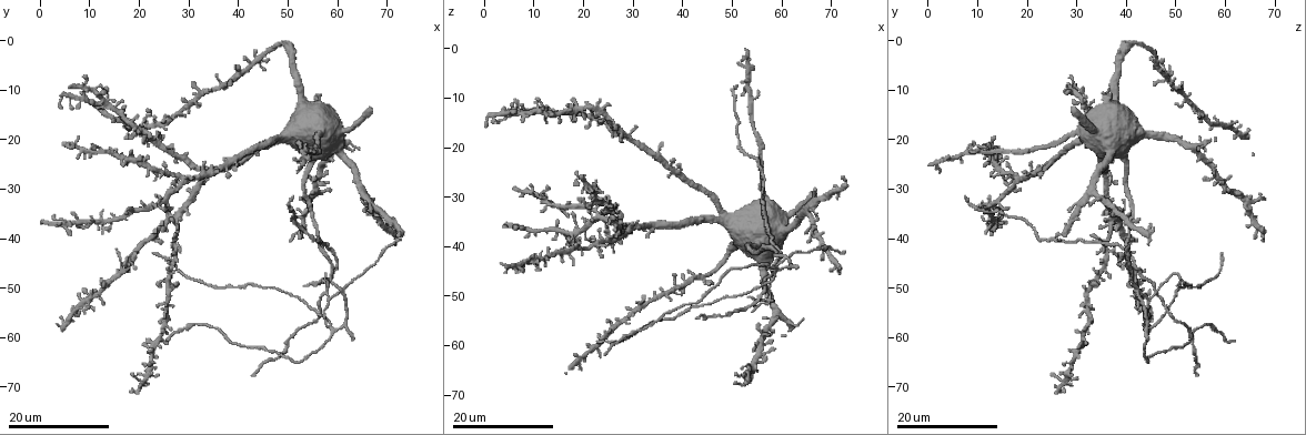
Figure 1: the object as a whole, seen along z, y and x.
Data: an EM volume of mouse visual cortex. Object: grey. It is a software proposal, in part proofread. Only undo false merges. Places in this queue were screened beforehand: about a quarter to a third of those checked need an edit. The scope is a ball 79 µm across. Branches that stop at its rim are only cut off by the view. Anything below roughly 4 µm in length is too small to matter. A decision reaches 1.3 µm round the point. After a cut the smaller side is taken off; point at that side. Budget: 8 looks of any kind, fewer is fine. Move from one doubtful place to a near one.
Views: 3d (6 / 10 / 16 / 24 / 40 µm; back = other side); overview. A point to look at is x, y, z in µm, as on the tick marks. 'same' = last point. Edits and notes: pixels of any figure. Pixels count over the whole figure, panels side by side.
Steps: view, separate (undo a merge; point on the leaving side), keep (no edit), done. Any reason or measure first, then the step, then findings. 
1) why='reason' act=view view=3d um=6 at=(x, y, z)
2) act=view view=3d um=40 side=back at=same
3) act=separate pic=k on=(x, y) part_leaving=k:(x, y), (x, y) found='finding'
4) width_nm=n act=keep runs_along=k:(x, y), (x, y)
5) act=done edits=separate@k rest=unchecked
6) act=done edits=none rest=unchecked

why='three-way junction' act=view view=3d um=24 at=(57.0, 48.5, 51.0)

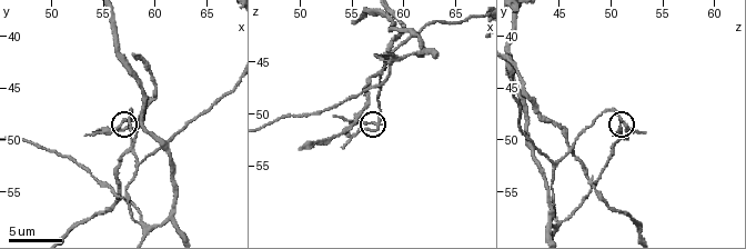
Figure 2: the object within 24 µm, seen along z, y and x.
act=view view=3d um=10 at=same

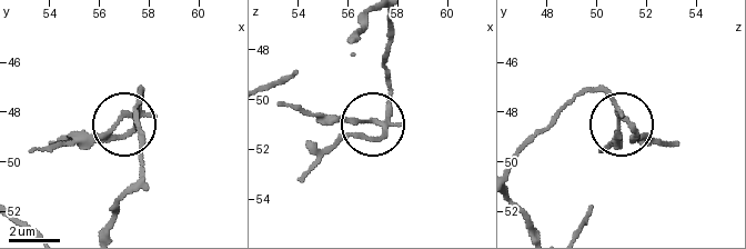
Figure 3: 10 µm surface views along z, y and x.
act=separate pic=3 on=(106, 132) found='a second neuron is stuck on'

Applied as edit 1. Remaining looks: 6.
why='see it whole again' act=view view=overview

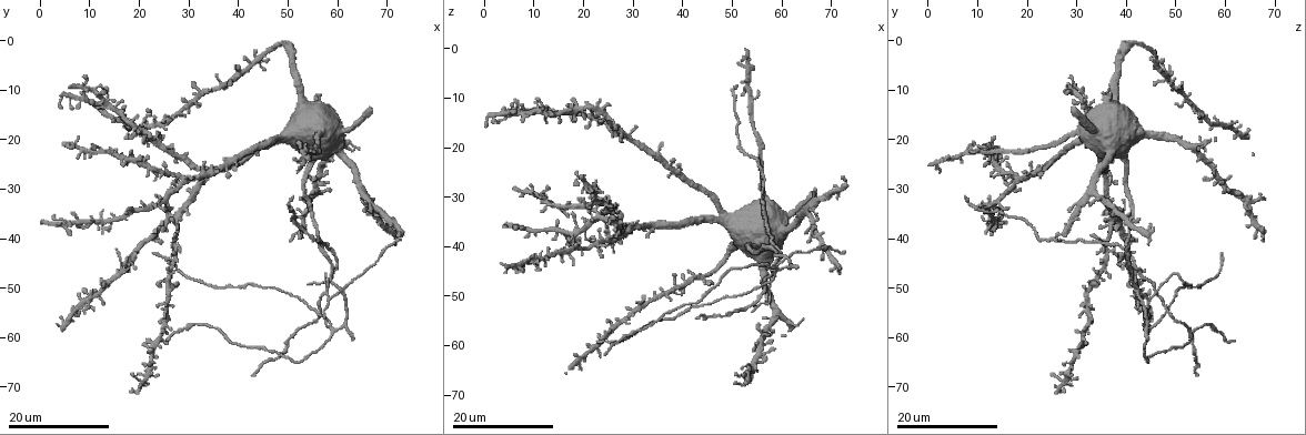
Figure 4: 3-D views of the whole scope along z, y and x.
act=view view=3d um=16 at=(58.5, 57.5, 45.0)

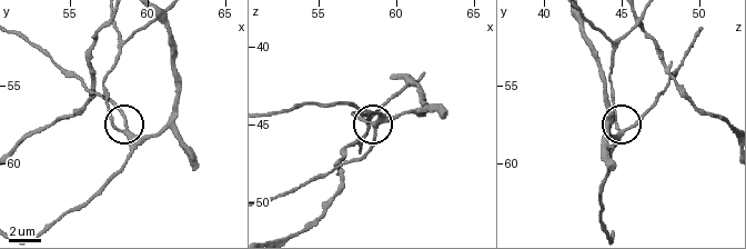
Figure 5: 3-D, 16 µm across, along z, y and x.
why='zoom in' act=view view=3d um=10 at=(58.6, 58.0, 45.2)

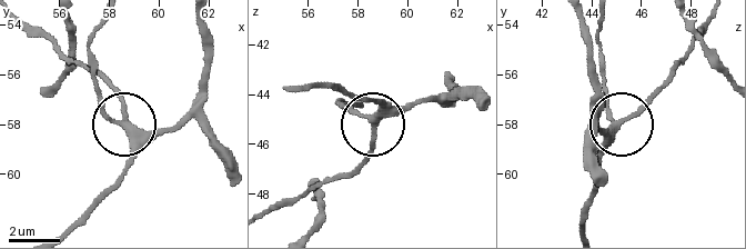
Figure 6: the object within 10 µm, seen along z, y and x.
width_nm=230 act=keep found='continuous, no second neuron'

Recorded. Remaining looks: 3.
why='four or more arms meet' act=view view=3d um=6 at=(61.2, 50.2, 42.4)

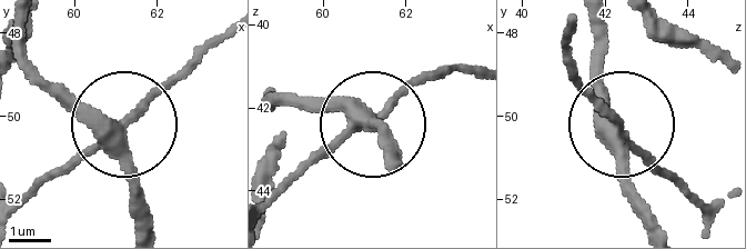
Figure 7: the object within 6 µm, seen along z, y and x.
arms=4 act=keep found='one neuron here'

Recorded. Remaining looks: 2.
why='four-way junction' act=view view=3d um=10 at=(57.6, 50.8, 46.0)

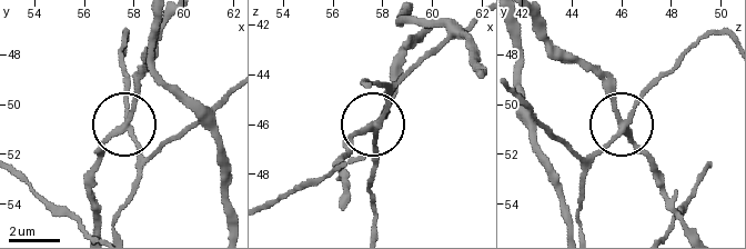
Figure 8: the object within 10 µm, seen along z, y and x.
act=view view=3d um=6 at=(57.7, 50.6, 46.2)

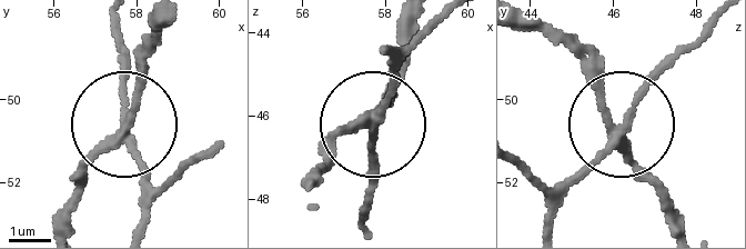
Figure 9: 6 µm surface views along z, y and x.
side_arm_um=28 act=separate pic=9 on=(138, 67) part_leaving=9:(125, 129), (157, 27) found='a second neuron is stuck on'

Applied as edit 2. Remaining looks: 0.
act=done edits=separate@3,separate@9 rest=unchecked

